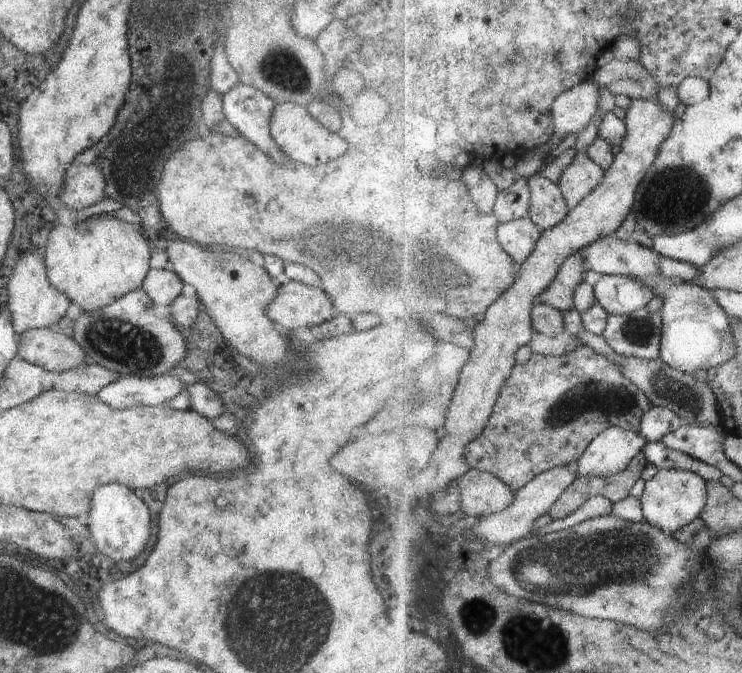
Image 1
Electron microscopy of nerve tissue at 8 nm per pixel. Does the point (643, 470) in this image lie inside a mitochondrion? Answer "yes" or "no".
no

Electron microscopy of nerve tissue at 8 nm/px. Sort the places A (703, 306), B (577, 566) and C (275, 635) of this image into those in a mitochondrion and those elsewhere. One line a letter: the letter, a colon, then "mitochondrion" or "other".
A: mitochondrion
B: mitochondrion
C: mitochondrion

